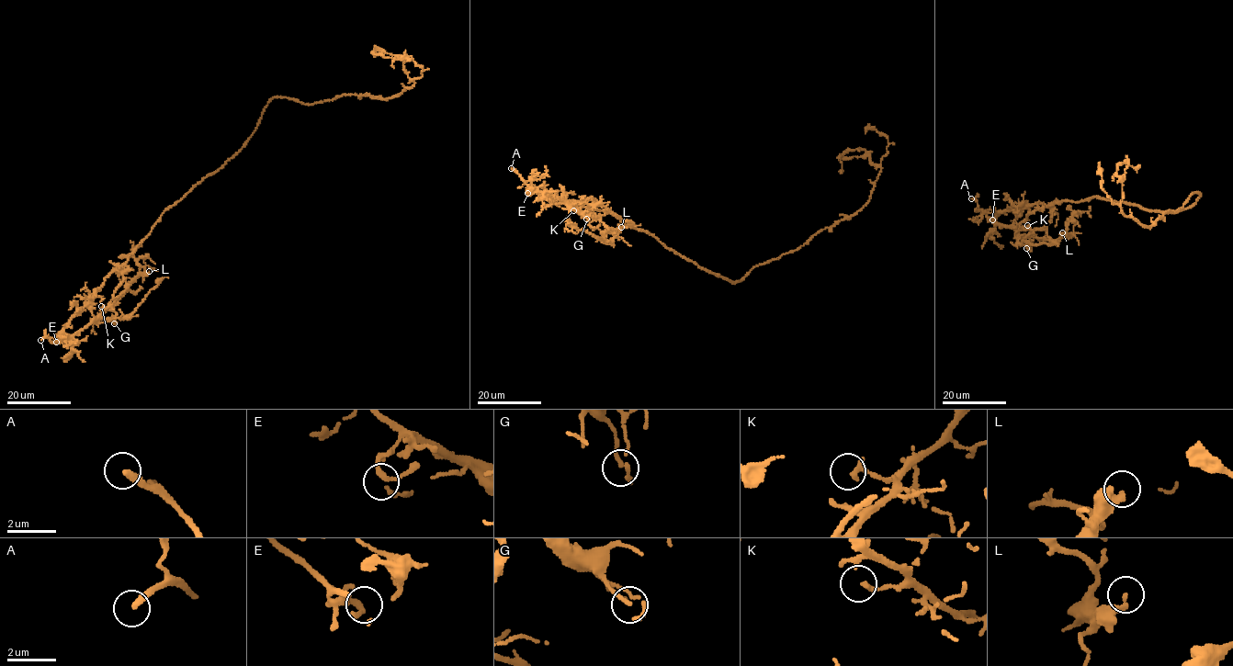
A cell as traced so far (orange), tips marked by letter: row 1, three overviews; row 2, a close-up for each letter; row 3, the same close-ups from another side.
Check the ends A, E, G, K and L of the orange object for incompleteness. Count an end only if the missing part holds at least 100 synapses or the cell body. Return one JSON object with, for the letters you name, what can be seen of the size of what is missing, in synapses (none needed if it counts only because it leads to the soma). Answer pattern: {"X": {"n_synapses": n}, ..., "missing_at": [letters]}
{"missing_at": ["A"]}

